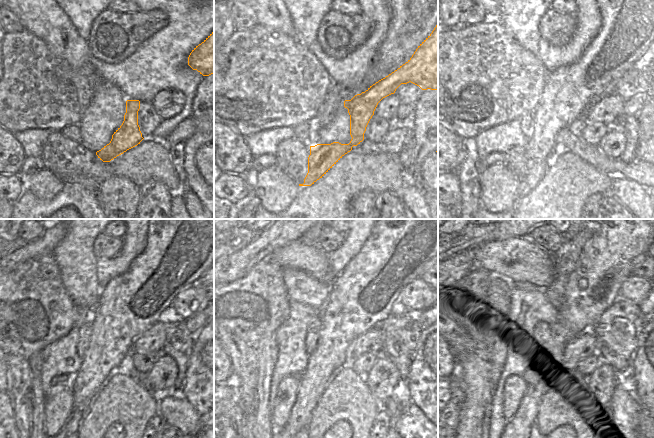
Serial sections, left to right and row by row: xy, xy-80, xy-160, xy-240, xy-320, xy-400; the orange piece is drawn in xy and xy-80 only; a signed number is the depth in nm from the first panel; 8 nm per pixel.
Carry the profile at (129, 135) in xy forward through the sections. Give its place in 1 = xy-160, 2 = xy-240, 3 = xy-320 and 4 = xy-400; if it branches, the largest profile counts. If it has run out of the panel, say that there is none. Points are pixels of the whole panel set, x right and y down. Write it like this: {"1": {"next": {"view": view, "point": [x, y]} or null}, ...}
{"1": {"next": {"view": "xy-160", "point": [641, 65]}}, "2": {"next": {"view": "xy-240", "point": [193, 388]}}, "3": {"next": {"view": "xy-320", "point": [417, 379]}}, "4": {"next": {"view": "xy-400", "point": [641, 363]}}}

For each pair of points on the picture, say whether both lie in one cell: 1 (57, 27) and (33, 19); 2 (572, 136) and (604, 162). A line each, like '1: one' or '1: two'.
1: one
2: one

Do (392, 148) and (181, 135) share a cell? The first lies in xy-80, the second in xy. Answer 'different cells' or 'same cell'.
same cell

